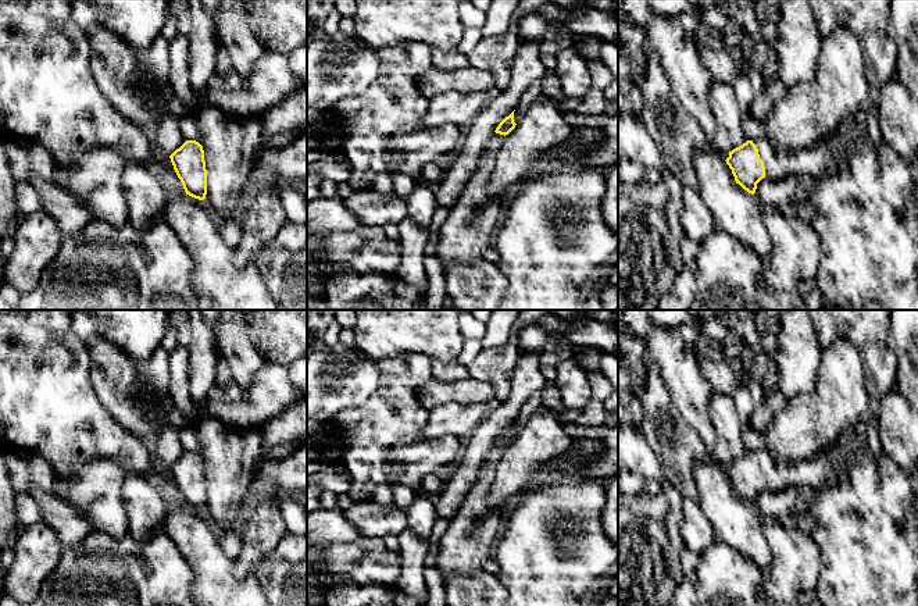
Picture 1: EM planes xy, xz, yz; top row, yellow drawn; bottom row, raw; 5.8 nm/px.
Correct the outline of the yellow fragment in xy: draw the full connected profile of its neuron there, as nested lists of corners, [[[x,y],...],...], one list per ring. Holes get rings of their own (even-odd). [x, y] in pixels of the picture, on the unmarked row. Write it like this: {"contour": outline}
{"contour": [[[186,452],[169,470],[186,506],[204,511],[207,506],[207,481],[203,457],[196,452]]]}

